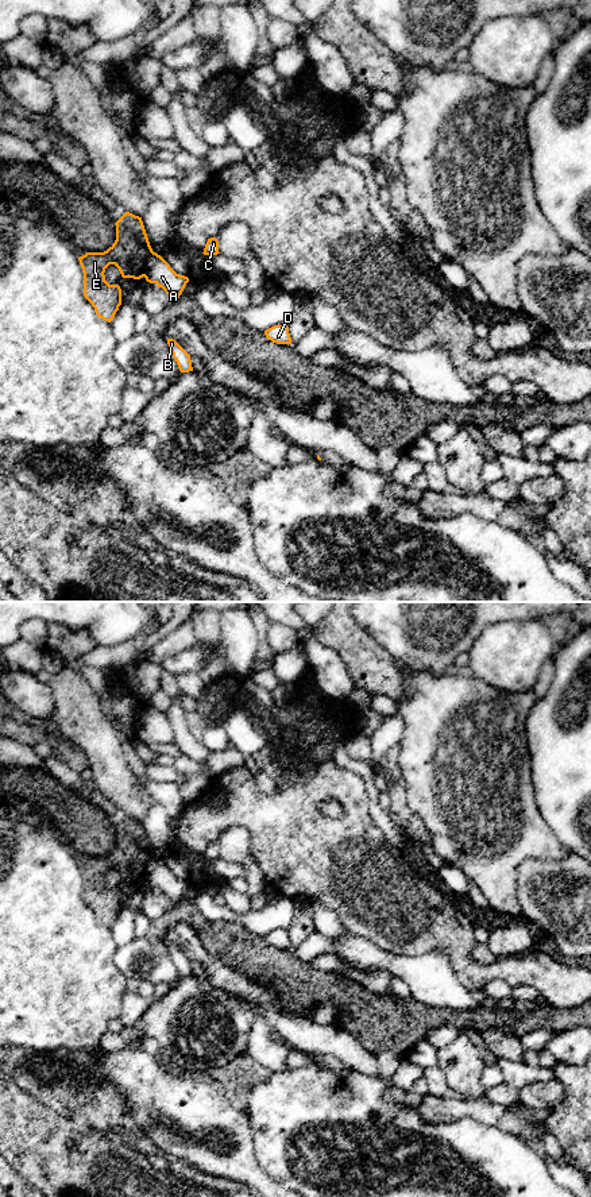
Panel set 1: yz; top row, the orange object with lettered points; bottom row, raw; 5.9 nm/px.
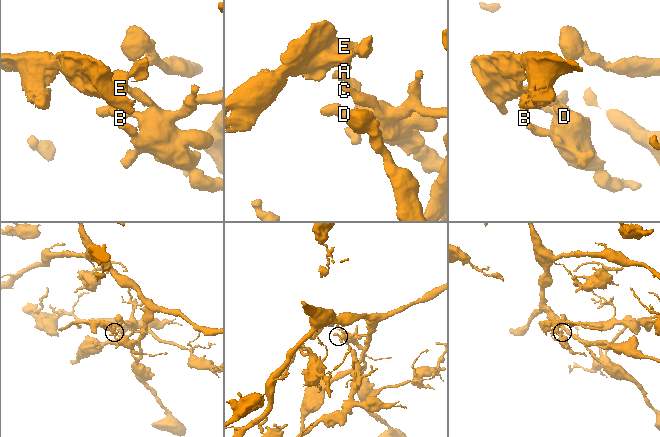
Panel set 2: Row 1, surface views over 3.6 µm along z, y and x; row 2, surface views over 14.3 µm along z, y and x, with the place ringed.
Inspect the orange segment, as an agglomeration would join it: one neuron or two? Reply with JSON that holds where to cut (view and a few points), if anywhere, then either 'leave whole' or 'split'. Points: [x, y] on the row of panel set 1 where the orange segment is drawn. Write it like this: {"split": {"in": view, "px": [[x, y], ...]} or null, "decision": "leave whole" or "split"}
{"split": {"in": "yz", "px": [[151, 250], [142, 275]]}, "decision": "split"}

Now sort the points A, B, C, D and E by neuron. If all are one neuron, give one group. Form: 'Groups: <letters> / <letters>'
Groups: A B C D / E

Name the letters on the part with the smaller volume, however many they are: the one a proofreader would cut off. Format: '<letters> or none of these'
E

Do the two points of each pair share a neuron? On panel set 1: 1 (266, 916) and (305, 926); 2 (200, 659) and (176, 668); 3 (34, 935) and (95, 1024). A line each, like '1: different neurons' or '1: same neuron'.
1: different neurons
2: same neuron
3: same neuron

